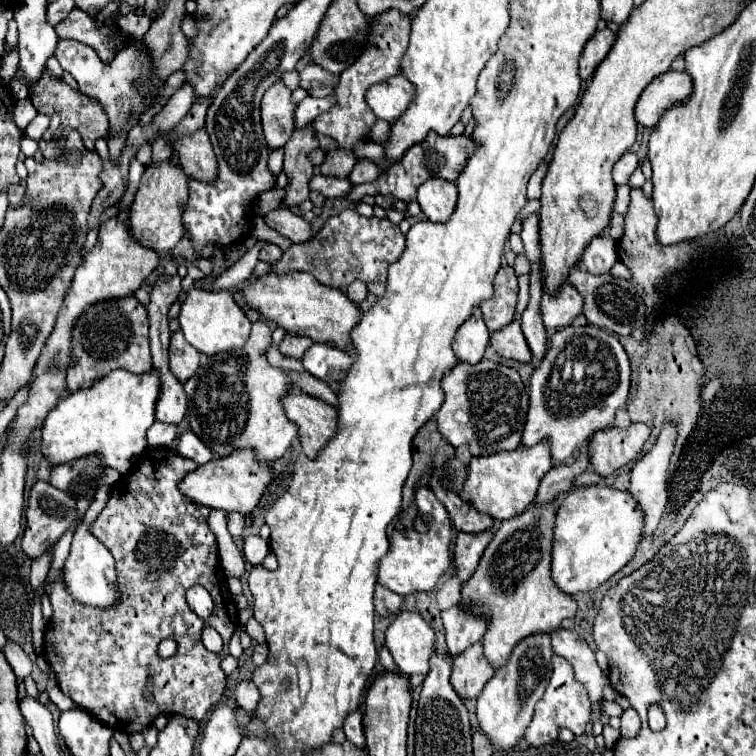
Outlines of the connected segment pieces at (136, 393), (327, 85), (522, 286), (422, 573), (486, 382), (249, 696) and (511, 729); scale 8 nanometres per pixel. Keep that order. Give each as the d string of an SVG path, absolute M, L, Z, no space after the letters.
M114 370L108 378L98 380L88 390L78 390L60 400L42 426L40 452L48 464L98 456L102 466L116 468L120 474L130 472L130 458L146 450L146 430L154 424L154 408L160 384L156 370L148 374L128 374Z
M310 64L300 72L300 87L312 97L323 98L332 94L338 82L338 76L328 74L322 66Z
M520 276L518 278L518 304L516 304L516 318L520 318L520 314L524 312L528 304L528 276Z
M420 486L416 492L416 504L420 514L430 514L432 522L426 532L416 532L414 528L403 531L395 530L390 540L388 554L378 562L376 580L378 584L386 586L388 590L408 596L412 592L432 590L440 578L440 574L452 564L450 562L450 534L452 522L444 506L436 500L428 486Z
M480 360L478 364L458 362L440 382L444 390L444 406L438 416L438 430L452 446L470 446L472 456L490 456L520 446L528 394L520 374L504 364Z
M244 680L236 686L234 690L234 696L236 696L236 702L242 710L248 710L248 712L254 712L256 706L258 706L258 700L260 700L260 692L256 688L256 684L252 680Z
M532 634L518 642L508 658L508 662L496 670L496 674L486 682L484 690L478 696L478 724L482 732L490 738L494 746L512 748L518 740L522 740L524 730L528 728L534 704L542 698L544 688L548 684L552 672L552 644L550 634Z

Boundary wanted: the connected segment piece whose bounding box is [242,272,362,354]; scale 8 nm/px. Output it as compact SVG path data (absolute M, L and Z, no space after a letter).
M268 272L262 280L254 280L252 284L242 288L248 304L256 308L264 318L270 318L278 326L282 326L288 334L308 336L314 342L334 344L344 352L354 354L354 346L350 340L350 332L360 322L362 310L342 292L330 286L324 286L306 272L294 272L286 276L278 276Z

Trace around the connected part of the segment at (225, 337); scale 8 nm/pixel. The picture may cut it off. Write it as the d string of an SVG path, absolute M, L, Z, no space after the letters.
M192 288L182 302L180 310L180 328L184 332L184 338L200 352L214 356L218 352L228 352L232 348L244 346L244 342L250 336L250 320L244 314L244 310L234 302L232 294L228 290L218 290L218 292L208 292L208 290L198 290Z

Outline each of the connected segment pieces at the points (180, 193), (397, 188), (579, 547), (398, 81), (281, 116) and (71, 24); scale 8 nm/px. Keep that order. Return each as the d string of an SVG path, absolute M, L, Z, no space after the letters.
M170 160L150 166L140 180L136 198L130 206L130 222L128 230L130 236L142 244L144 248L150 248L158 254L172 250L182 234L184 234L184 224L182 224L182 206L188 200L188 176L178 164L172 164Z
M430 132L422 142L408 148L404 158L396 166L384 170L378 176L378 180L354 186L348 194L348 198L360 200L364 196L382 194L382 196L394 196L394 198L408 204L408 202L416 200L418 186L422 182L426 182L428 178L442 178L448 182L456 182L456 178L460 176L460 170L464 170L464 162L468 162L468 158L472 156L472 150L476 150L476 142L472 142L470 136L464 136L464 134L462 136L440 136L440 134Z
M600 484L568 492L556 514L552 580L566 594L596 590L596 584L604 584L634 556L642 526L644 512L626 492Z
M400 74L376 86L370 86L366 94L366 102L376 114L376 118L382 118L386 122L394 122L396 118L400 118L402 112L412 102L412 98L414 98L414 88Z
M274 82L262 96L262 128L270 148L282 148L294 132L292 90L282 82Z
M74 8L72 14L68 14L68 18L60 22L60 26L56 26L56 34L60 38L72 38L82 44L88 44L90 48L100 52L100 58L106 63L114 58L116 50L124 48L124 40L126 40L122 32L116 28L96 26L94 18L90 18L80 8Z

